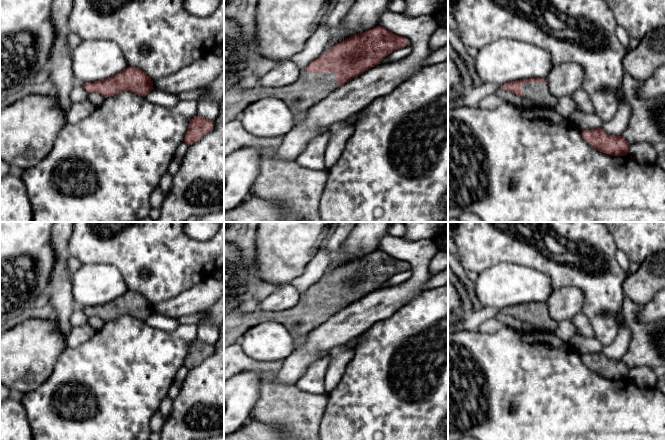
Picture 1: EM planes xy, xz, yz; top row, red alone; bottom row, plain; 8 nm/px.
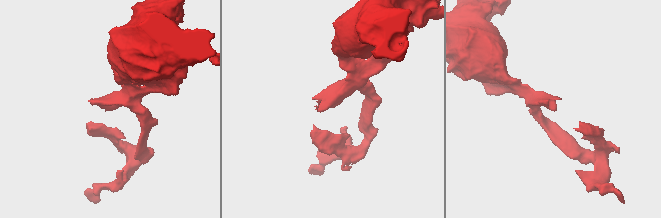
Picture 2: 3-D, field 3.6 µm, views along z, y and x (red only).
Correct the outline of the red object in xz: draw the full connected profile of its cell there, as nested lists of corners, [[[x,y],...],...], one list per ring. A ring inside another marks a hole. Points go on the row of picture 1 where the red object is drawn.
[[[382,26],[350,37],[334,45],[333,48],[323,53],[314,60],[306,69],[300,71],[299,78],[285,87],[267,88],[257,84],[253,88],[234,88],[224,93],[224,123],[238,118],[243,110],[251,103],[265,98],[277,98],[283,101],[294,115],[305,112],[326,97],[338,87],[350,82],[352,79],[362,75],[392,52],[404,48],[409,40],[396,35]]]

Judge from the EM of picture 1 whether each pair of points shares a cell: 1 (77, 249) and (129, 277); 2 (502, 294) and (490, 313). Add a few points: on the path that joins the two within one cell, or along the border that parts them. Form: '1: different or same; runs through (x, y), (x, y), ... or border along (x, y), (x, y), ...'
1: same; runs through (91, 249), (107, 249), (121, 263)
2: different; border along (482, 306), (493, 306), (501, 310)

